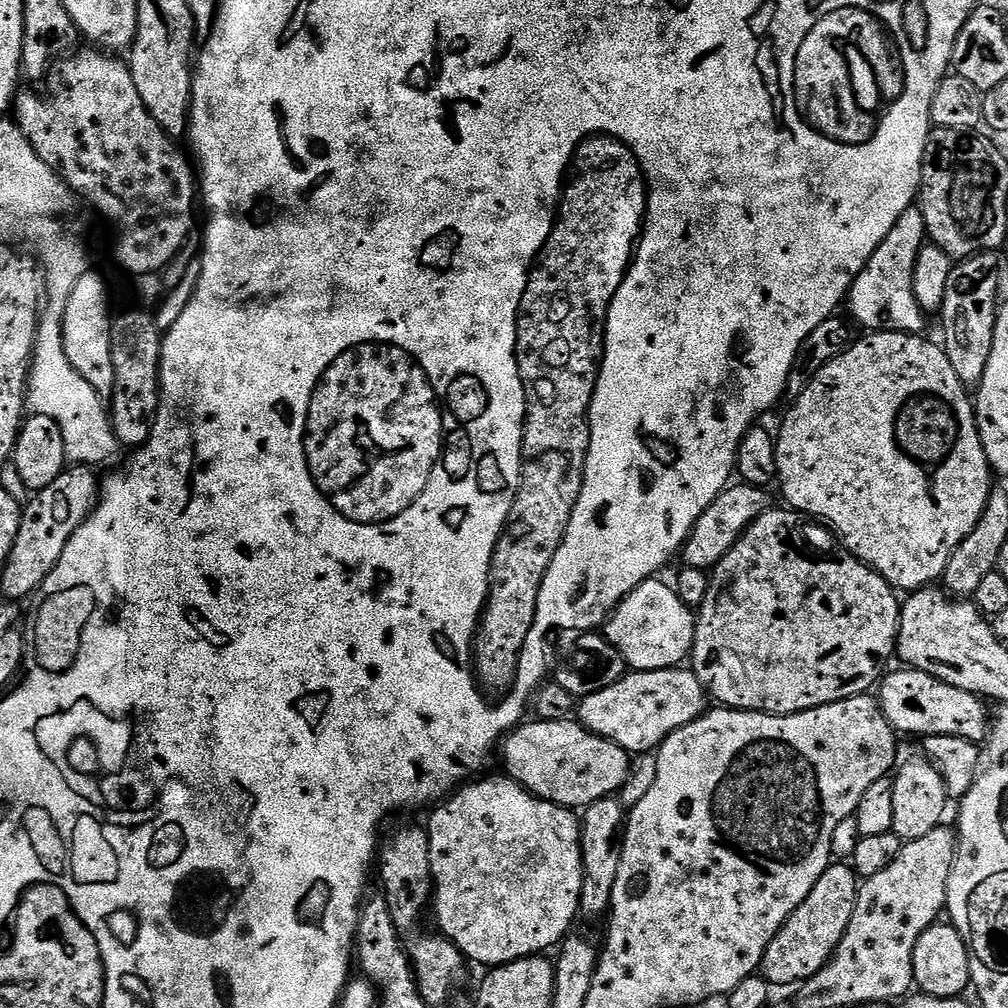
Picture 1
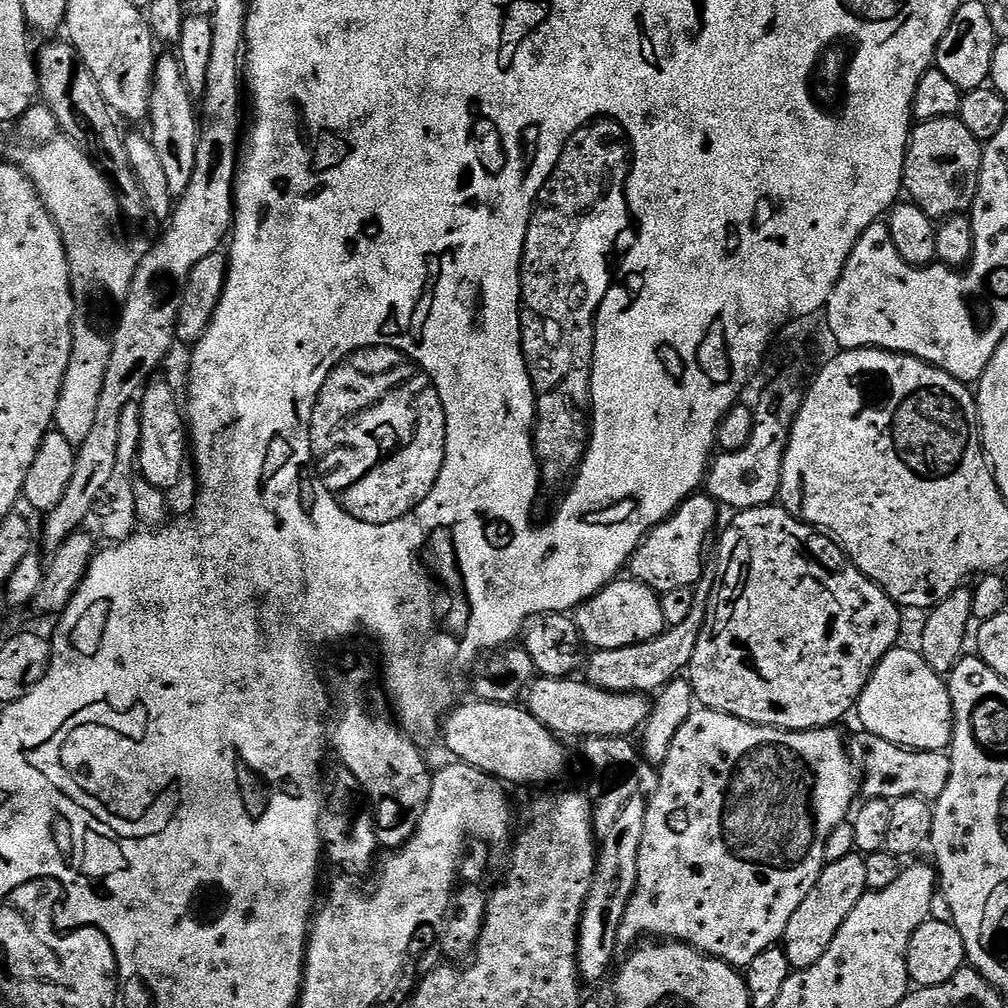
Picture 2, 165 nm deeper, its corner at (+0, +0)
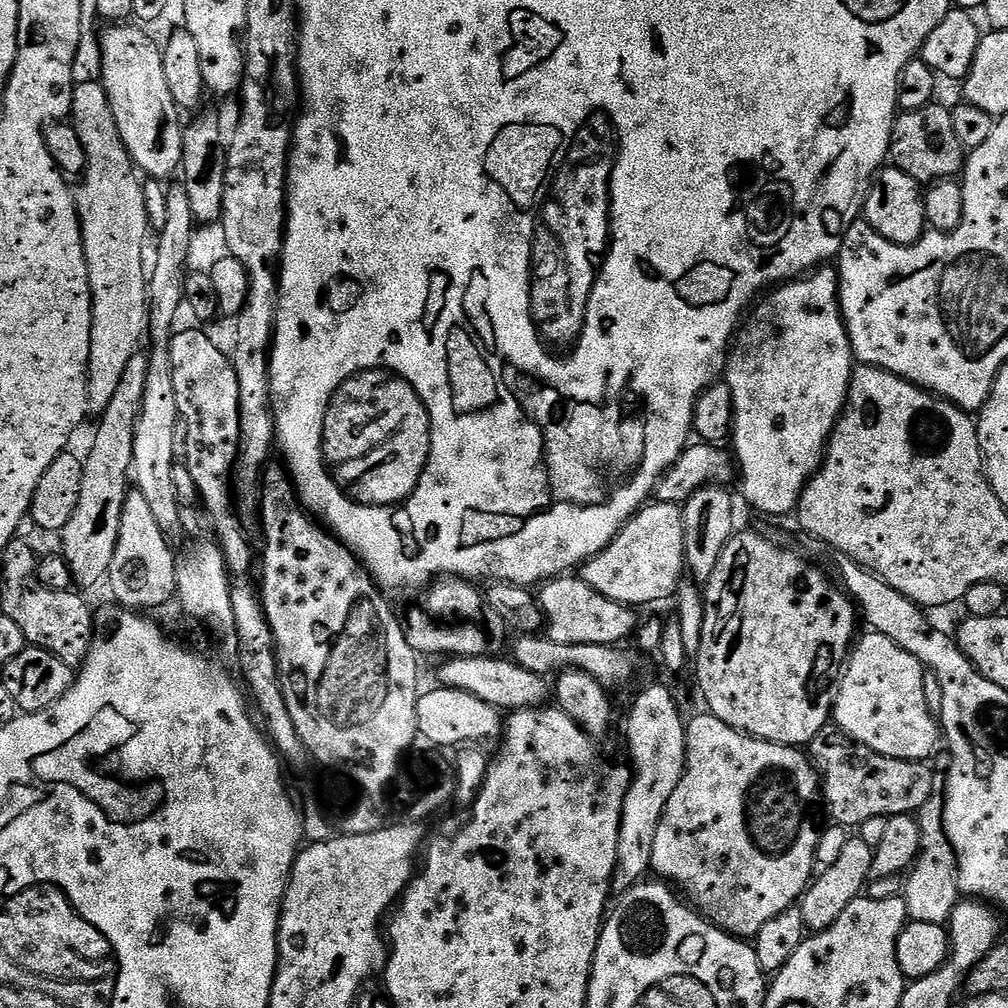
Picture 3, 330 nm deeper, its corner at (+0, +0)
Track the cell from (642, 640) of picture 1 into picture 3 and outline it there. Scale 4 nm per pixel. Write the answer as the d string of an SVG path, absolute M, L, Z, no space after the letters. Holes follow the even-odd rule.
M576 574L555 577L543 585L538 592L538 603L546 621L548 639L563 644L607 644L619 645L628 634L635 631L636 616L627 604L619 604L591 588Z

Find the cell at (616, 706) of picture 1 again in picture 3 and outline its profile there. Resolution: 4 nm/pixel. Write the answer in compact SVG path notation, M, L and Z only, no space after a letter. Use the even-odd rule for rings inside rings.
M454 656L445 659L441 664L444 665L437 670L436 676L443 687L457 688L466 694L474 694L474 698L486 702L494 709L538 708L549 703L549 681L538 674L530 674L530 670L522 670L522 666L518 666L511 658Z

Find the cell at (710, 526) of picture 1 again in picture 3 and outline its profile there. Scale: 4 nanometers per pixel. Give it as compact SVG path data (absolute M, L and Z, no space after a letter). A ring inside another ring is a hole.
M649 502L626 521L620 533L597 556L582 565L582 578L598 594L619 604L656 604L675 597L686 572L684 509L678 504Z

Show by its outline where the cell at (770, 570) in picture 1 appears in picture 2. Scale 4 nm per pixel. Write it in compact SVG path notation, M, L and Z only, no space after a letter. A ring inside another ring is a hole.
M769 506L767 508L745 508L737 511L736 516L728 524L728 529L724 533L721 531L720 536L720 561L716 564L714 575L716 581L714 582L714 590L712 597L708 603L708 613L706 614L706 622L702 626L702 634L698 634L698 646L694 646L694 658L690 658L686 669L686 679L692 685L692 692L695 699L709 712L721 712L722 714L730 714L739 720L745 720L751 724L760 724L764 728L781 728L787 732L805 732L806 730L814 730L815 728L830 728L839 725L840 719L847 714L848 711L855 709L860 702L860 695L862 690L868 684L868 679L871 678L872 672L878 666L878 662L882 662L882 658L892 648L897 647L901 643L900 640L900 615L902 609L900 605L895 604L892 599L884 591L880 589L877 584L870 578L866 578L866 574L862 574L854 567L852 561L848 559L840 550L839 544L833 542L831 539L825 538L823 535L817 534L809 525L795 519L782 506Z

